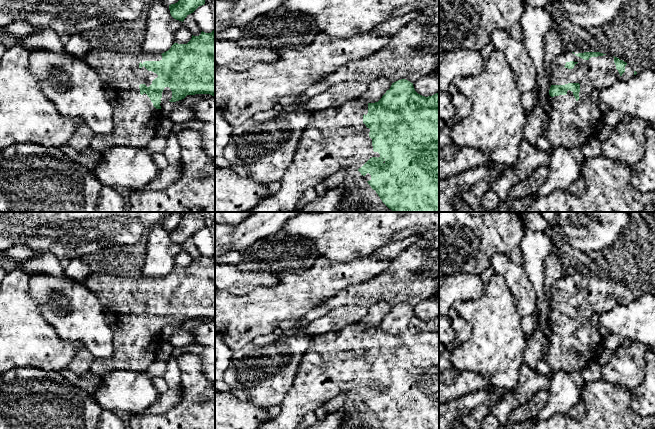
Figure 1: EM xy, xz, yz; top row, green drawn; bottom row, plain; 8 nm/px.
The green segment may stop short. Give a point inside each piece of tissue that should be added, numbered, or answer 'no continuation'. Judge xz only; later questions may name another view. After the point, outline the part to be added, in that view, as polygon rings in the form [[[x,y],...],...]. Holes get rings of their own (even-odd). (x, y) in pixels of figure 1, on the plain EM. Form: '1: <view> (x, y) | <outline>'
1: xz (337, 362) | [[[362,322],[350,324],[340,331],[314,335],[311,349],[302,357],[293,386],[280,405],[280,414],[258,429],[297,429],[307,413],[314,412],[331,398],[348,391],[358,394],[370,382],[380,381],[373,375],[370,353],[363,347],[363,339],[367,337],[368,326]]]

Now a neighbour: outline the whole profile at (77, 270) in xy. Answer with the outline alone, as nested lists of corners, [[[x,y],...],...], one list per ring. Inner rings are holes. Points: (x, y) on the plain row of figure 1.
[[[79,258],[70,260],[65,269],[65,275],[76,282],[84,282],[90,274],[89,267]]]

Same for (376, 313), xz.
[[[382,301],[377,302],[368,308],[367,315],[361,320],[361,322],[368,327],[378,326],[382,320],[390,313],[392,307]]]

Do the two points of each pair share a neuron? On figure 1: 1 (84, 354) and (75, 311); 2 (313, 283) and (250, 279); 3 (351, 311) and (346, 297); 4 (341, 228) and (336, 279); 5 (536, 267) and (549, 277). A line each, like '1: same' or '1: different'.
1: different
2: different
3: different
4: different
5: different

